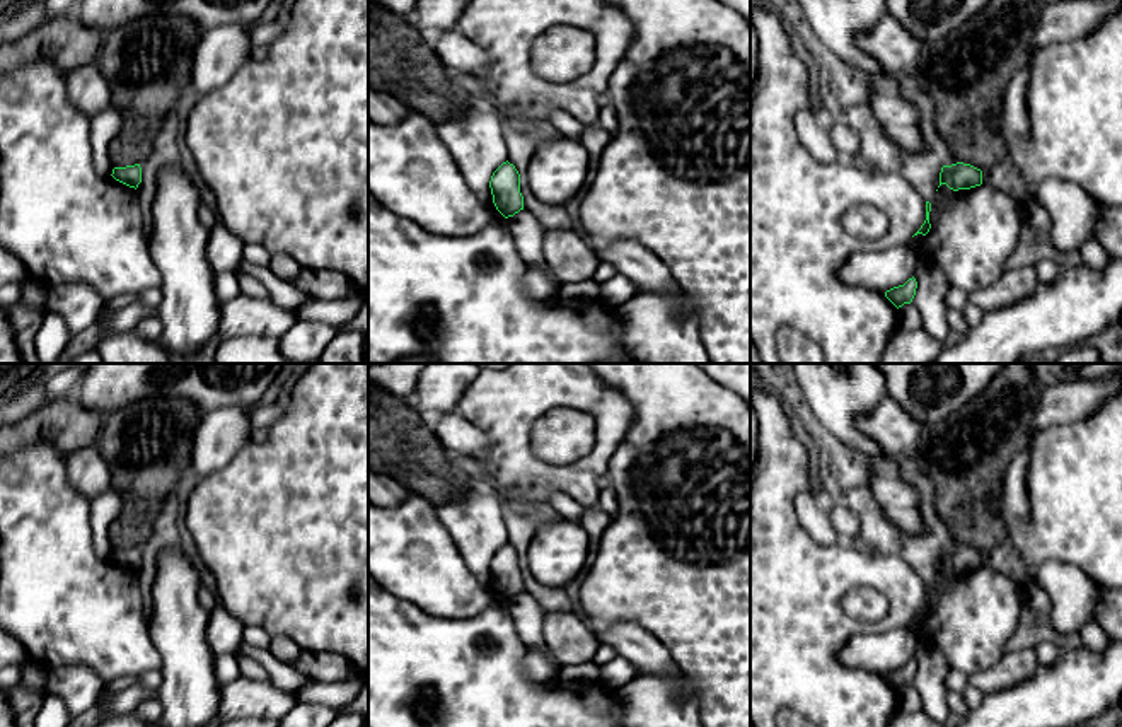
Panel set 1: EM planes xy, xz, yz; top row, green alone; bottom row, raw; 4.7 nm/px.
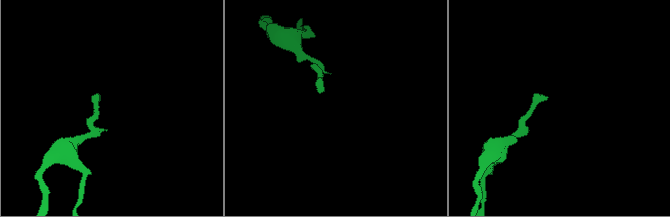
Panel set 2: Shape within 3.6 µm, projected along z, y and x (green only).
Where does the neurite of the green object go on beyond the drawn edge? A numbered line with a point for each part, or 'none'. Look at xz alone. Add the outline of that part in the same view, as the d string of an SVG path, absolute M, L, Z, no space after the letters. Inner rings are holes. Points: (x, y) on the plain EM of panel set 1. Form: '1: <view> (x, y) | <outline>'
none

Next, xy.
none

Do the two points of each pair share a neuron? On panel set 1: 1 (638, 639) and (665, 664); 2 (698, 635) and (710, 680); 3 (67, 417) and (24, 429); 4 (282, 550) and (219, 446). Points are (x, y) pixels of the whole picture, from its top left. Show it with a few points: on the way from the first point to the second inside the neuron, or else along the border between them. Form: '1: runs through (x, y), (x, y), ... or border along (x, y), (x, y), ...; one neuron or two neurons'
1: runs through (645, 645), (659, 659); one neuron
2: runs through (708, 645), (710, 669); one neuron
3: runs through (57, 422), (34, 427); one neuron
4: border along (251, 442), (224, 466), (193, 480); two neurons

